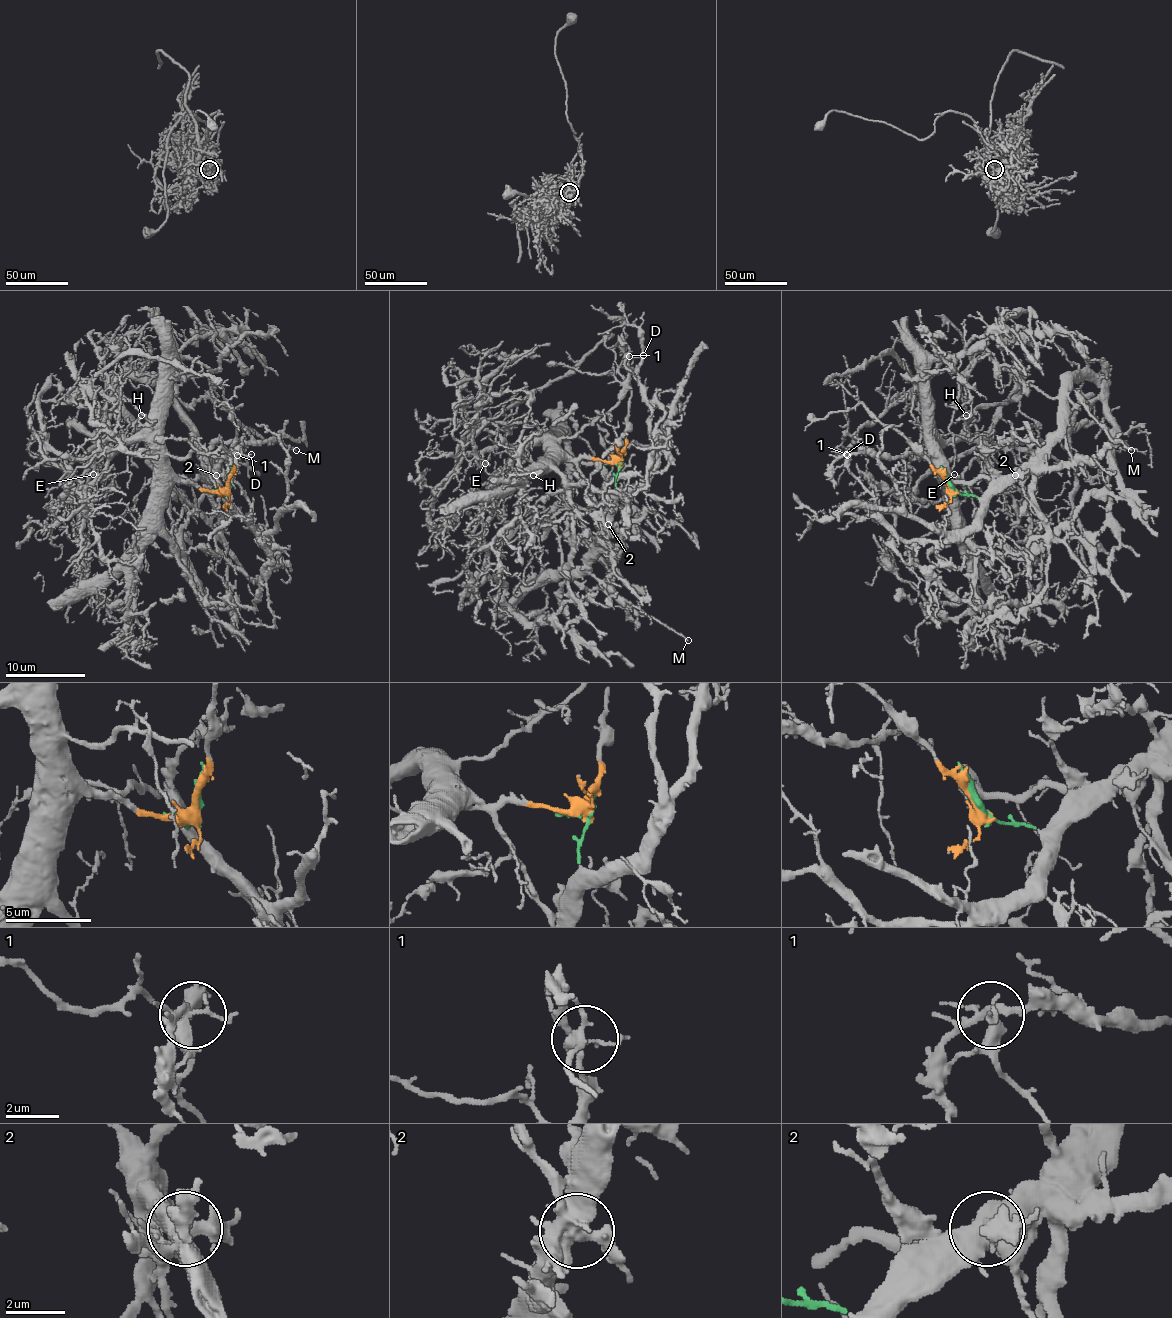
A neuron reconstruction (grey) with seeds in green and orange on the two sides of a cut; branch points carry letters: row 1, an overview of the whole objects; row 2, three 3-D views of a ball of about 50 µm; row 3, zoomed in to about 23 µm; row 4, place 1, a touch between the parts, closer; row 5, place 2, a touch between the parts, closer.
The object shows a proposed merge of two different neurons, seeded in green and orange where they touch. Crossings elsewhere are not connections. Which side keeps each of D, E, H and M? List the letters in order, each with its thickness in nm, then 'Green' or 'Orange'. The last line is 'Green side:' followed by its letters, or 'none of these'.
D: Thickness 120 nm. Green
E: Thickness 90 nm. Orange
H: Thickness 170 nm. Orange
M: Thickness 140 nm. Green
Green side: D, M

